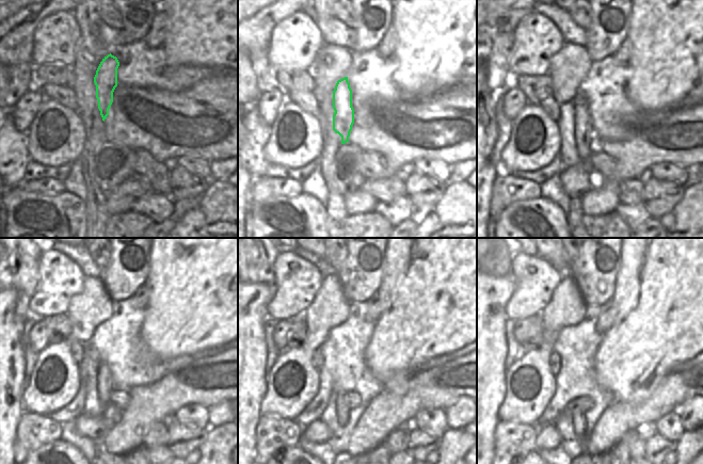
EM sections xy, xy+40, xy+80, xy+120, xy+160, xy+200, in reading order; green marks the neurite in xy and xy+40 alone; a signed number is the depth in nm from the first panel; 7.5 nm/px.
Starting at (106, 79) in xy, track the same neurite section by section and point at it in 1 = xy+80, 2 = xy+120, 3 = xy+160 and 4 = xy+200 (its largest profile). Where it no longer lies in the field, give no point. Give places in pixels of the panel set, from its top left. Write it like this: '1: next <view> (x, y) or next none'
1: next xy+80 (575, 129)
2: next xy+120 (95, 374)
3: next xy+160 (337, 410)
4: next xy+200 (578, 419)

